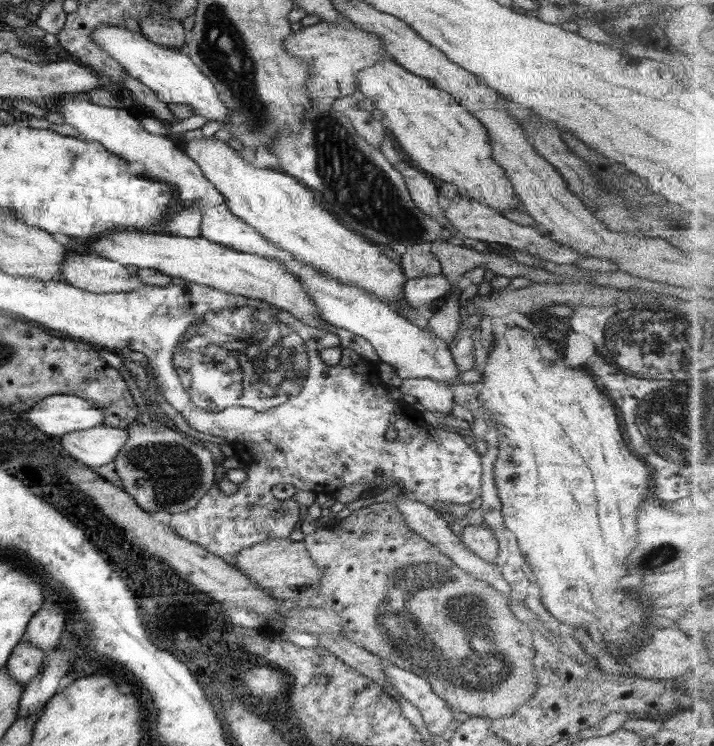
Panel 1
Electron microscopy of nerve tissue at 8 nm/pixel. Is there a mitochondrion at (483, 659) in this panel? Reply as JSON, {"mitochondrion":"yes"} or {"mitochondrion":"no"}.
{"mitochondrion":"yes"}

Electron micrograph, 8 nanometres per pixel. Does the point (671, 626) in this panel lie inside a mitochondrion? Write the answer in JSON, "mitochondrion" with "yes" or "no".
{"mitochondrion":"no"}

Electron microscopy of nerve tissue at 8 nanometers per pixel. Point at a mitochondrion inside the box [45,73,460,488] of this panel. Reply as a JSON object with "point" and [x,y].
{"point":[250,360]}

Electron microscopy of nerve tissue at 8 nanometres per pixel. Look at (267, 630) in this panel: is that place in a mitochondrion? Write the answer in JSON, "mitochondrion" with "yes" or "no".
{"mitochondrion":"no"}

